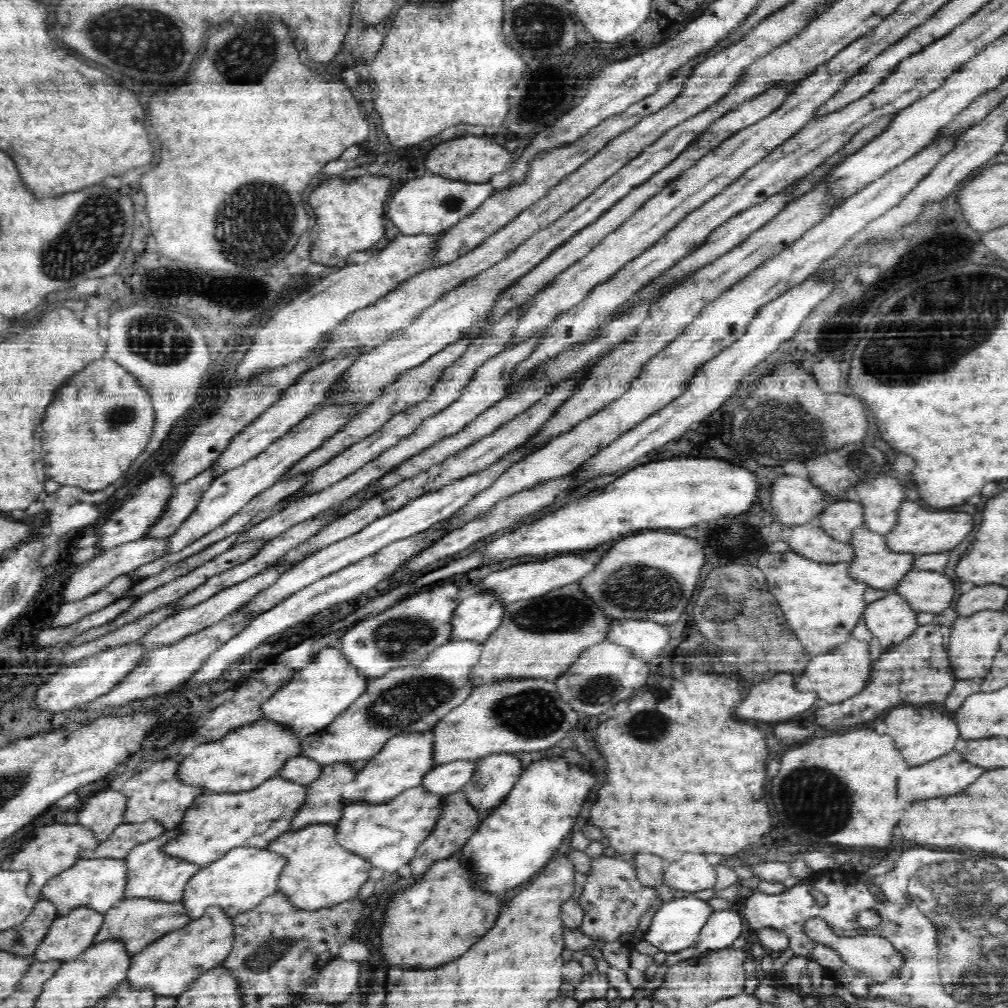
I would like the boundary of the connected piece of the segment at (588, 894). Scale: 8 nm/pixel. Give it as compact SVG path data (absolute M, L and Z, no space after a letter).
M599 854L590 859L586 882L580 894L584 914L580 927L592 940L616 939L622 934L632 934L638 927L639 918L650 908L655 897L655 887L640 882L629 861L615 855Z

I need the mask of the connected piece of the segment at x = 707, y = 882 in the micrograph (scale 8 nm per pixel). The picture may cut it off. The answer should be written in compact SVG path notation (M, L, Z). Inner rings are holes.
M685 852L678 860L662 858L662 882L668 888L683 890L689 894L711 888L715 872L704 853Z

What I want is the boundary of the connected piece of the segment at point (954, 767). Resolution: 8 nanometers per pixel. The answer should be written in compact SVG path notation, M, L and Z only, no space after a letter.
M954 748L942 756L937 756L934 760L906 768L896 782L896 794L900 798L906 798L906 800L924 800L924 798L934 798L934 796L946 796L946 794L954 794L954 792L964 790L980 774L982 774L982 770L968 764L960 756L960 752Z

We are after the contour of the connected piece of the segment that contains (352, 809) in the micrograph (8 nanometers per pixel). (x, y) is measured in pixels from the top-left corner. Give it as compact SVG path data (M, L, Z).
M414 787L378 804L345 805L334 825L336 842L366 858L369 870L382 870L386 874L396 872L410 862L414 848L432 830L441 809L441 800L440 796L426 795L420 788Z

